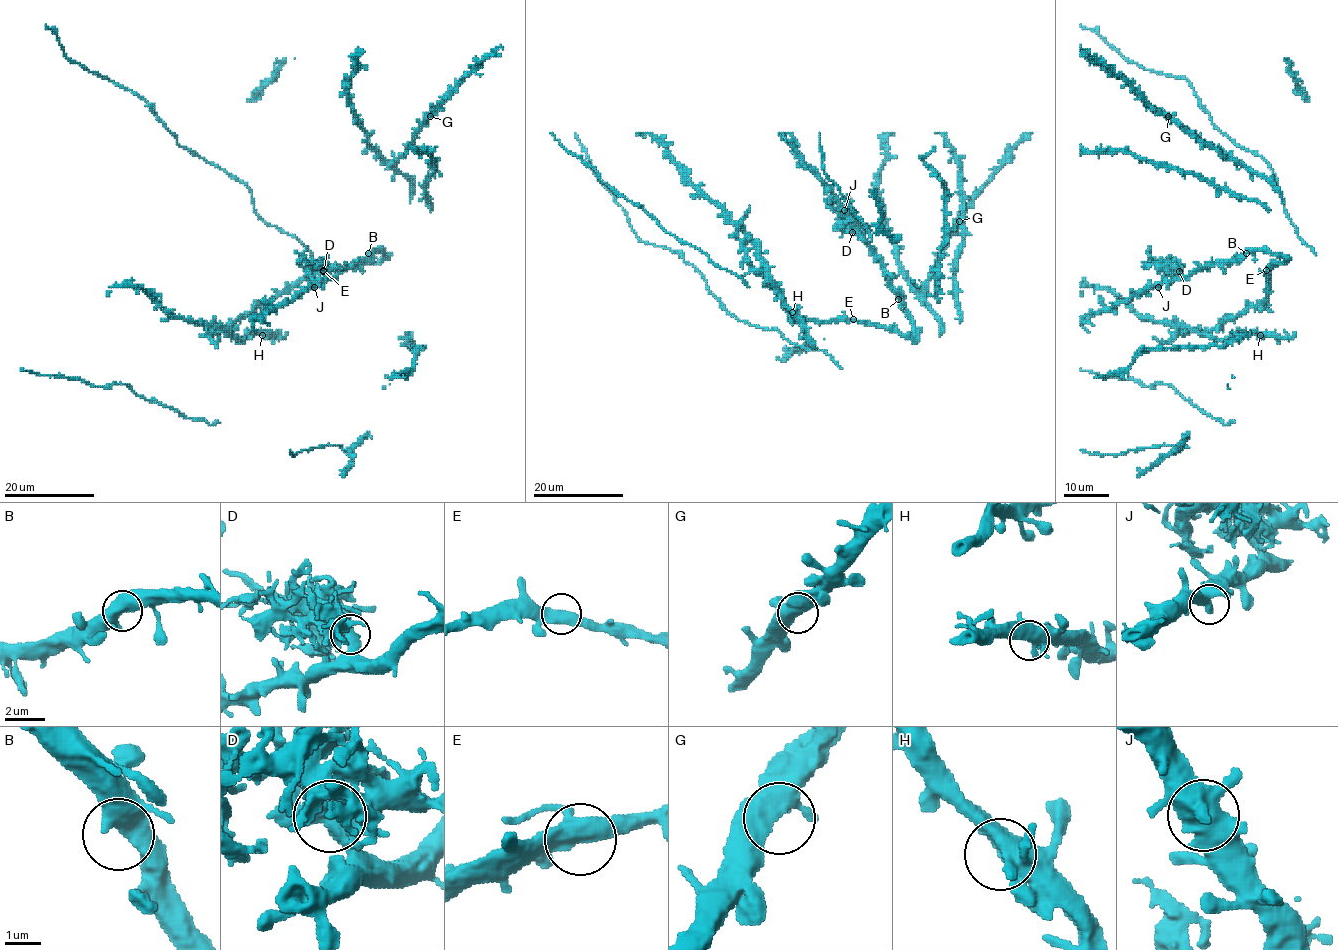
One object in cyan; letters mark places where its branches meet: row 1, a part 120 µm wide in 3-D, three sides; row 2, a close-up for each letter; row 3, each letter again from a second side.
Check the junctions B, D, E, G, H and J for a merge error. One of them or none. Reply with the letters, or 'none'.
D

